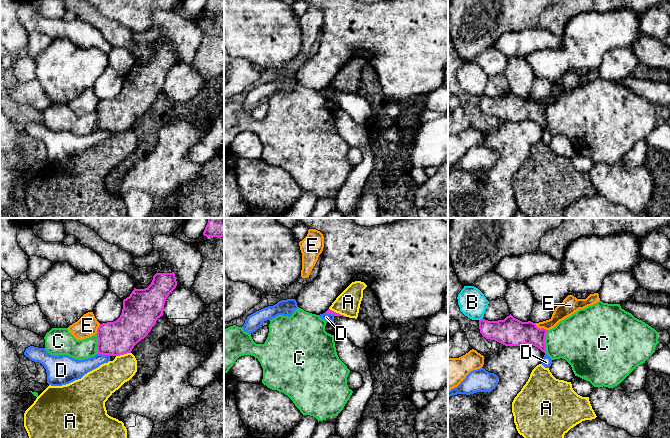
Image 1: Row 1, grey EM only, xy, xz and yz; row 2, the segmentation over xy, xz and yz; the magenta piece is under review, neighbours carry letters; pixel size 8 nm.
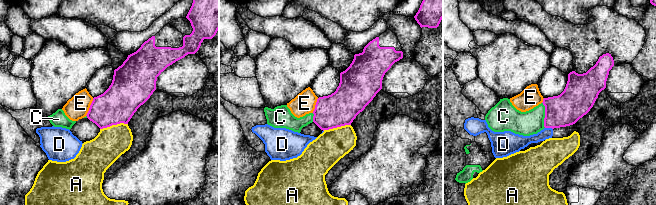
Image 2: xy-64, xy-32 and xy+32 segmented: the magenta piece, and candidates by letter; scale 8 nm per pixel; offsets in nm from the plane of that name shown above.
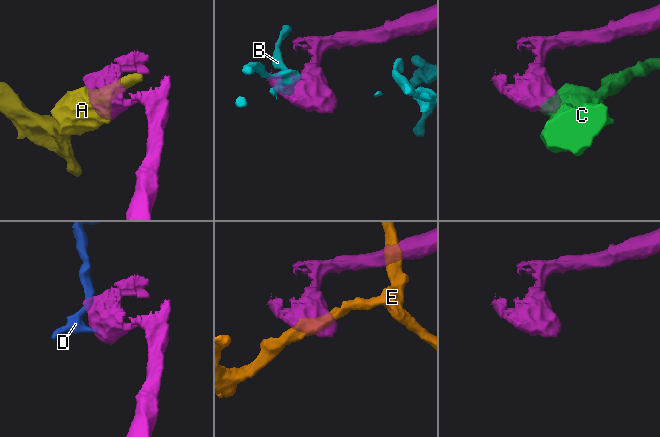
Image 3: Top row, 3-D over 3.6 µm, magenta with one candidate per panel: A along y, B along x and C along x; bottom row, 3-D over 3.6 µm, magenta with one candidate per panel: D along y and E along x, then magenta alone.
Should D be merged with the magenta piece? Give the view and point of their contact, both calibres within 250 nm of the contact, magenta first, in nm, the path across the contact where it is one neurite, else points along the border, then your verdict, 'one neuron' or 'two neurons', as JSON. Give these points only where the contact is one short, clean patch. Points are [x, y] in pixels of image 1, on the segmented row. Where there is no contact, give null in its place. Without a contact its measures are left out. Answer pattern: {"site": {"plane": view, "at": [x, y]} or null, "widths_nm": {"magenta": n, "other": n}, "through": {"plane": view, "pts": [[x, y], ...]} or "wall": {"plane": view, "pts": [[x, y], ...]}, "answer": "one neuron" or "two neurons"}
{"site": {"plane": "xy", "at": [104, 354]}, "widths_nm": {"magenta": 280, "other": 150}, "answer": "two neurons"}

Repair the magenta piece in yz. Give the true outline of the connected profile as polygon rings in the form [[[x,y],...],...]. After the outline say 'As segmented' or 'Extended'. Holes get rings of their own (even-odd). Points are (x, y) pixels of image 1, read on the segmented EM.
[[[511,314],[504,320],[479,320],[479,329],[483,337],[495,340],[505,346],[533,345],[545,353],[546,333],[548,330],[538,328],[535,323],[522,322]]]. As segmented

